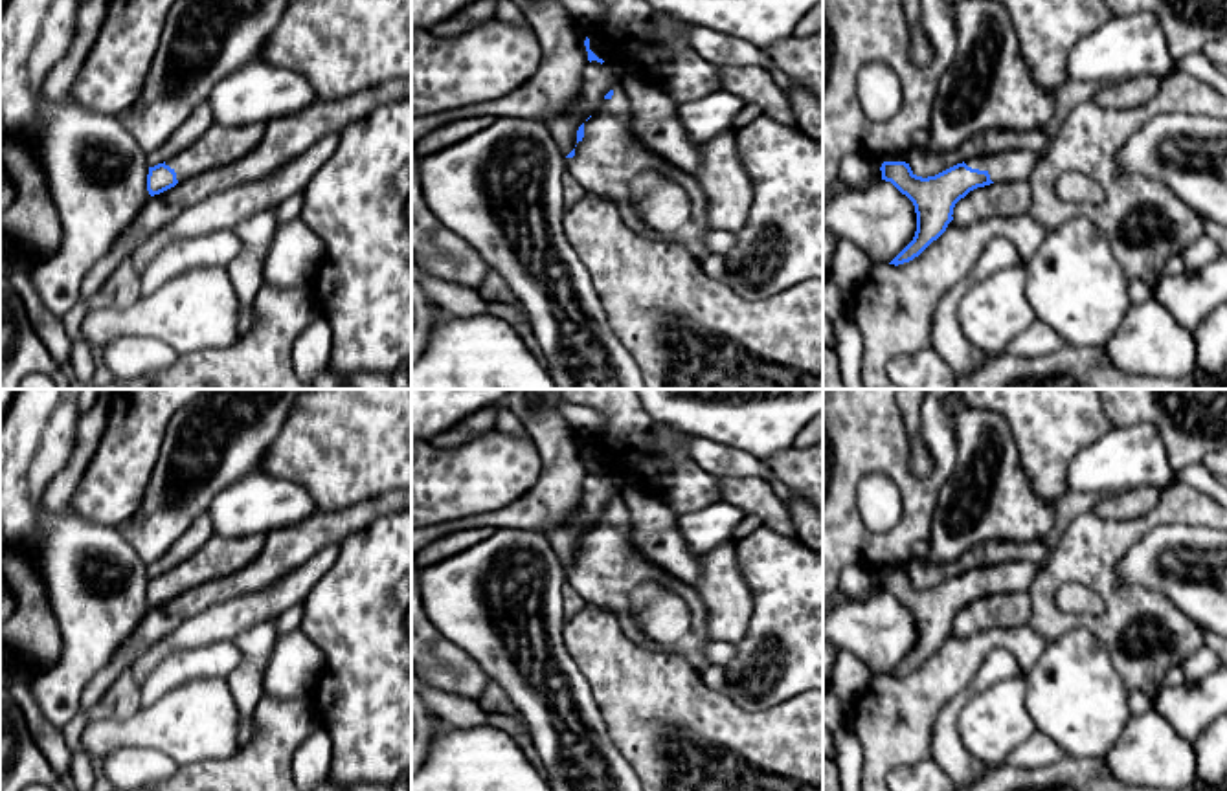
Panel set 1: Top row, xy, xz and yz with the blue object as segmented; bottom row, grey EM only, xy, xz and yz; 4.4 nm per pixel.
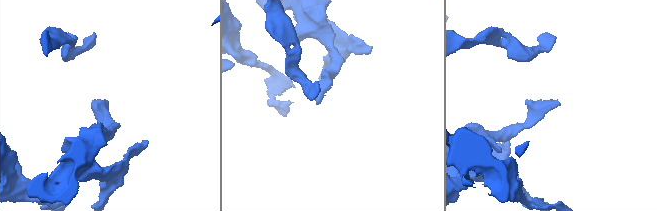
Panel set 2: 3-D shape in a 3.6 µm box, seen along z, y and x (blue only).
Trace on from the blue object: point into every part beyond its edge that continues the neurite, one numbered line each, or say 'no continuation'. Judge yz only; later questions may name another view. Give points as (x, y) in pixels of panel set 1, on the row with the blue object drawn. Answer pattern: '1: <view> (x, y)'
1: yz (1009, 166)

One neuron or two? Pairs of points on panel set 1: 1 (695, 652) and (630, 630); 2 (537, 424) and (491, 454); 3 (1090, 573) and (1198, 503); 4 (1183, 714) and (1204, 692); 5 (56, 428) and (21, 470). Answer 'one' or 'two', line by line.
1: one
2: two
3: one
4: one
5: one

